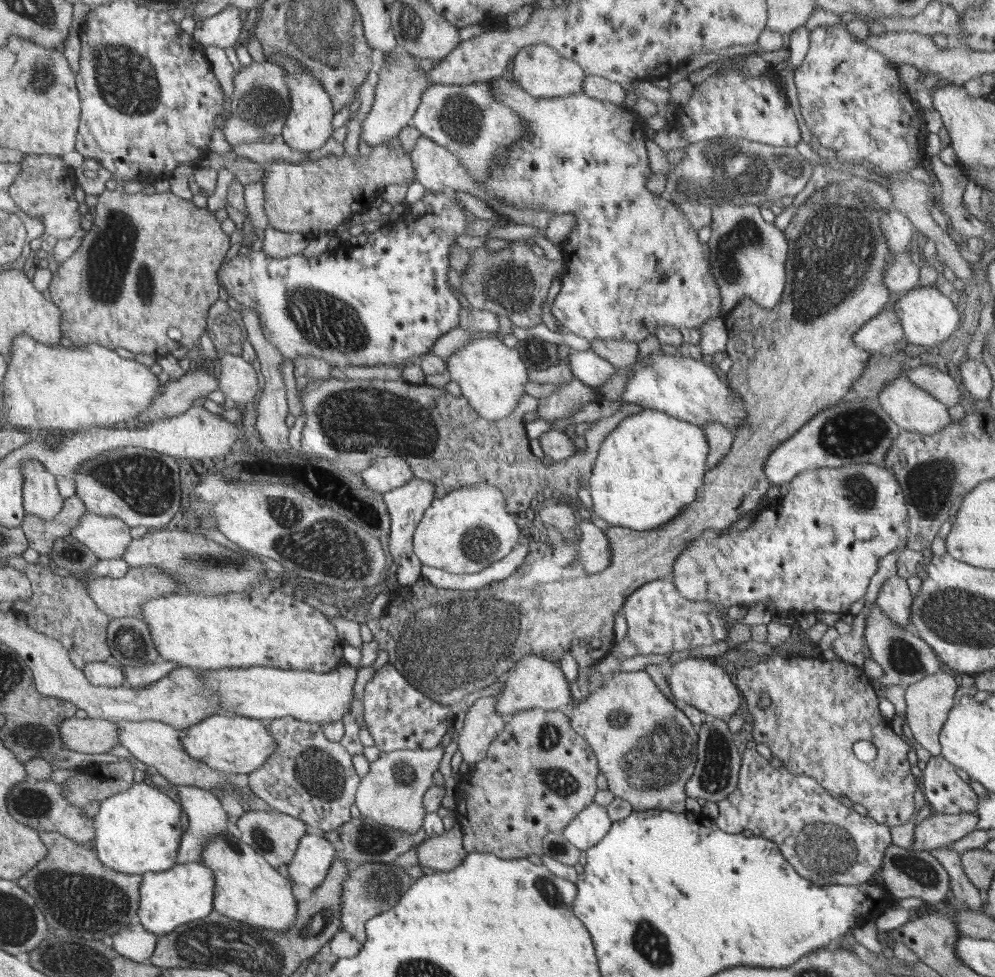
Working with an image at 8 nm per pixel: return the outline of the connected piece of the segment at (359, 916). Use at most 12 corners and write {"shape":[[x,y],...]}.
{"shape":[[362,861],[343,882],[338,932],[365,942],[367,920],[414,879]]}

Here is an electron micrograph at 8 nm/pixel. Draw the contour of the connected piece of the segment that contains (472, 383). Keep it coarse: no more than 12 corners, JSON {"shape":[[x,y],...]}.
{"shape":[[500,337],[446,359],[446,376],[480,416],[502,421],[528,370]]}

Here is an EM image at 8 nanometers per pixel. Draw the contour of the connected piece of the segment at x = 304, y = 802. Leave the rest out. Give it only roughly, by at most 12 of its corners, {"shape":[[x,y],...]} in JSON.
{"shape":[[267,722],[277,750],[248,788],[278,812],[328,833],[352,819],[360,776],[344,750],[344,784],[316,722]]}

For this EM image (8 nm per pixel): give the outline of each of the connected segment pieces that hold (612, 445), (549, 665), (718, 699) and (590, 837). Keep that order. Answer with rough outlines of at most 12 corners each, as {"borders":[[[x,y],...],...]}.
{"borders":[[[652,409],[589,478],[611,526],[656,529],[697,498],[709,441]],[[524,656],[507,671],[496,708],[565,710],[561,661]],[[716,660],[672,663],[679,703],[729,720],[740,694]],[[590,804],[563,836],[588,850],[609,835],[606,807]]]}

